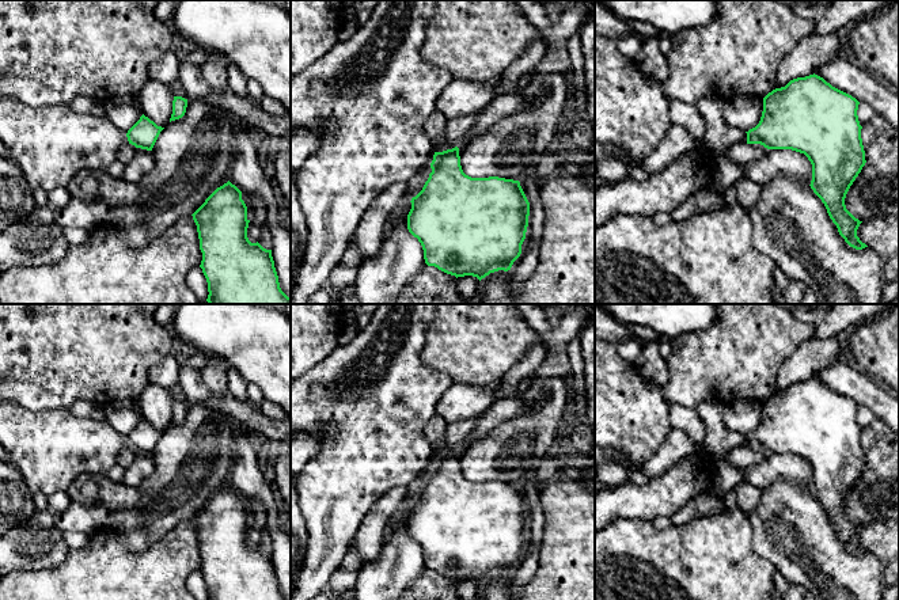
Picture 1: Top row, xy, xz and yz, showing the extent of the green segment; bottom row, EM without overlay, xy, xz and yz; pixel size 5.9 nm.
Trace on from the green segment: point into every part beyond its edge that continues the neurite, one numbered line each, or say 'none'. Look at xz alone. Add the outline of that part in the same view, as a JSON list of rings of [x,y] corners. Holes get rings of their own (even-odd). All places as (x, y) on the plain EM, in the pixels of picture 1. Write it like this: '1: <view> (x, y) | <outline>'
1: xz (435, 430) | [[[437,413],[426,422],[424,437],[432,445],[435,456],[452,453],[456,449],[445,443],[447,421]]]

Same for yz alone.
1: yz (720, 441) | [[[705,399],[697,405],[697,411],[706,426],[705,451],[713,462],[728,459],[735,449],[747,447],[747,437],[729,430],[722,421],[722,403],[720,400]]]

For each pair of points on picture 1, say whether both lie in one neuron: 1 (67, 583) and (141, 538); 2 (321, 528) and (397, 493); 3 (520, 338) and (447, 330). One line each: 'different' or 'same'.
1: different
2: different
3: same

